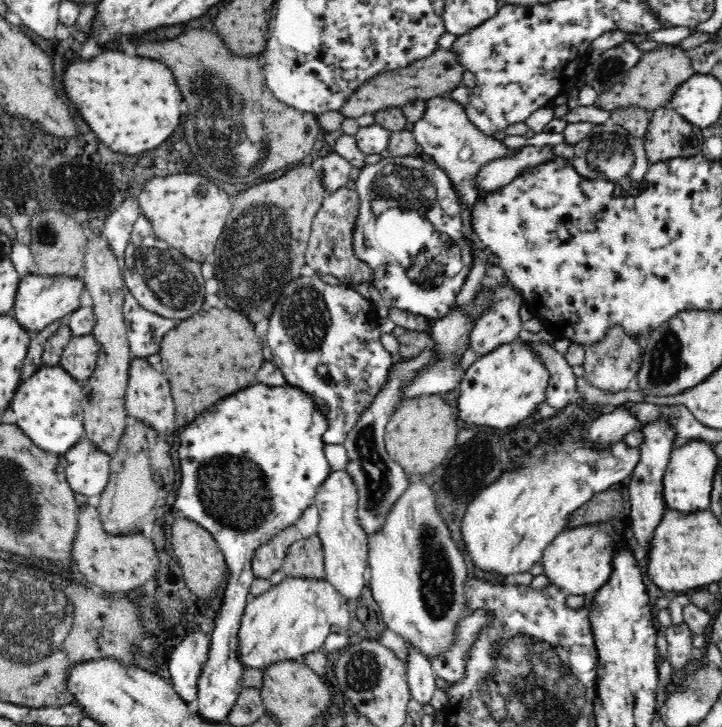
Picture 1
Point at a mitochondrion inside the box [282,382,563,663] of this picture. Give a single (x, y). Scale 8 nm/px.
(436, 575)

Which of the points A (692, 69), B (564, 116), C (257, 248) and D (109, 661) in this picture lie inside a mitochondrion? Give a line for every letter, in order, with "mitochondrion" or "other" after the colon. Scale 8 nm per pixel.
A: other
B: other
C: mitochondrion
D: other

